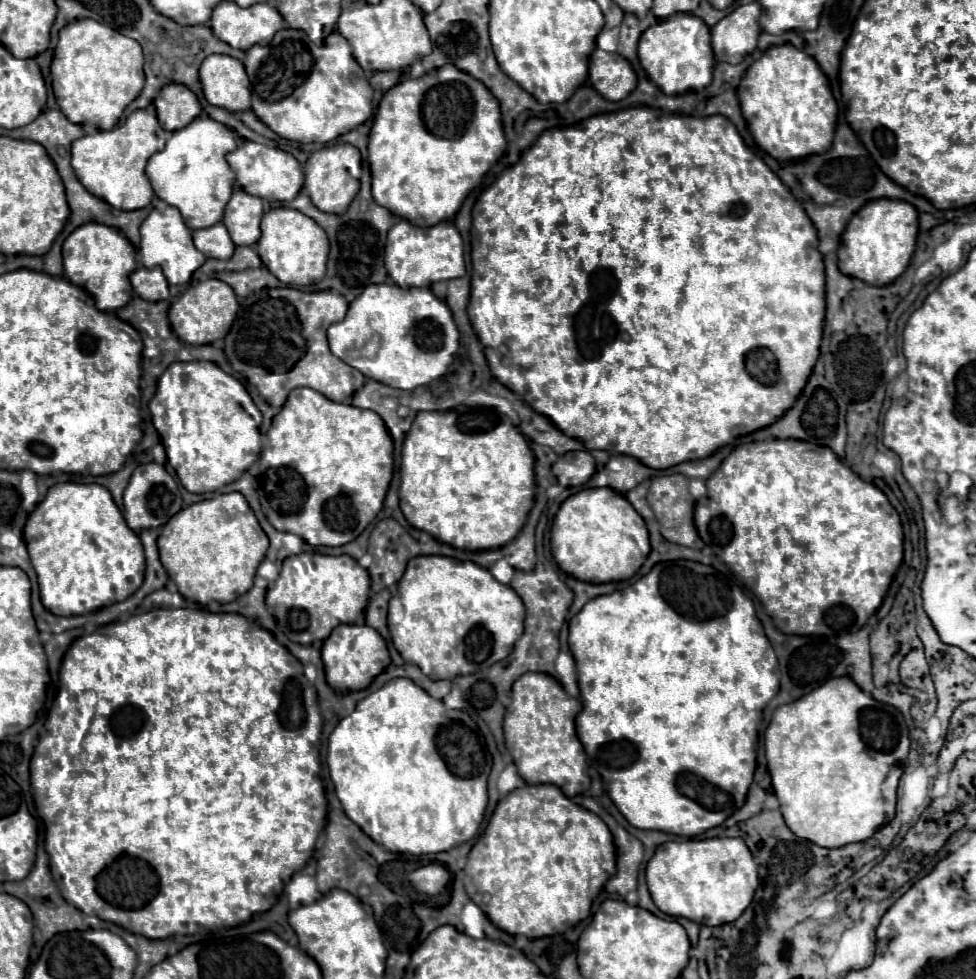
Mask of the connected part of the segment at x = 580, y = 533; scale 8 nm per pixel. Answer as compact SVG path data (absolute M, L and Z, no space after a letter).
M609 487L581 489L567 497L551 527L551 551L557 565L579 581L609 583L633 577L651 551L649 533L641 515Z

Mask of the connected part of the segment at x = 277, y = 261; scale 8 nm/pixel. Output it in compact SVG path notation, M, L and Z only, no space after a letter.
M275 207L265 212L261 219L261 239L257 241L257 253L263 265L283 285L305 287L323 279L329 255L329 241L327 233L311 217L289 207Z

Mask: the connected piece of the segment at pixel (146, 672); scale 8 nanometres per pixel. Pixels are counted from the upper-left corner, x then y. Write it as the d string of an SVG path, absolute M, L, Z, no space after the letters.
M157 608L147 611L147 613L131 615L127 621L121 621L121 623L103 625L95 633L77 639L69 647L69 651L65 653L63 671L59 671L58 693L52 708L45 723L45 731L47 732L40 738L39 745L35 747L31 757L31 785L33 789L37 789L37 791L33 791L35 793L37 815L45 823L45 851L49 855L50 873L58 885L63 899L67 903L75 905L79 911L83 911L87 915L95 915L95 917L99 917L103 921L117 923L117 925L125 927L127 931L131 931L135 935L143 935L147 939L167 939L167 937L177 935L177 933L179 935L189 935L199 927L211 929L211 927L221 927L221 925L233 925L233 911L237 911L237 909L245 909L249 913L269 911L275 905L277 897L281 895L283 887L287 885L287 881L291 879L291 875L295 871L303 869L305 863L309 861L309 857L313 855L315 841L317 841L317 837L319 837L319 833L321 833L321 829L325 825L325 817L327 817L327 801L325 801L325 793L323 793L323 783L319 779L321 765L319 765L319 751L317 751L317 729L319 729L319 735L321 735L321 711L317 713L317 691L305 679L303 665L281 643L277 643L269 631L265 631L263 627L257 627L253 621L245 619L243 615L237 615L237 613L229 613L229 615L227 613L209 613L209 611L203 611L203 609Z

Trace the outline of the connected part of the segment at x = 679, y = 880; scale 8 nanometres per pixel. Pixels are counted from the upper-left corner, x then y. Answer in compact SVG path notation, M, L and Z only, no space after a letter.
M731 837L663 843L647 863L645 879L655 905L663 913L685 917L699 925L735 921L747 909L759 885L751 851L743 839Z

